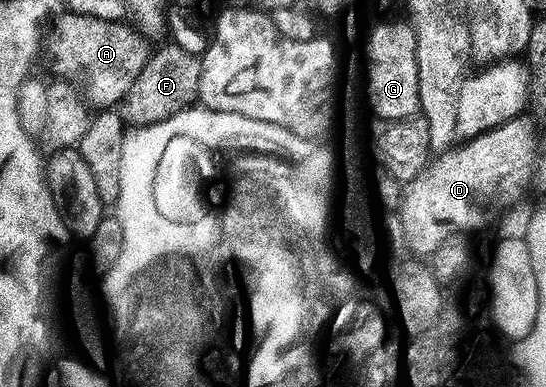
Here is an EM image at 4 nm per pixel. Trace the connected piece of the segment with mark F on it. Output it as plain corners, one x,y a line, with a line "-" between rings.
174,43
166,44
148,56
146,66
126,95
125,113
134,126
152,125
171,118
183,109
194,106
199,98
202,58

